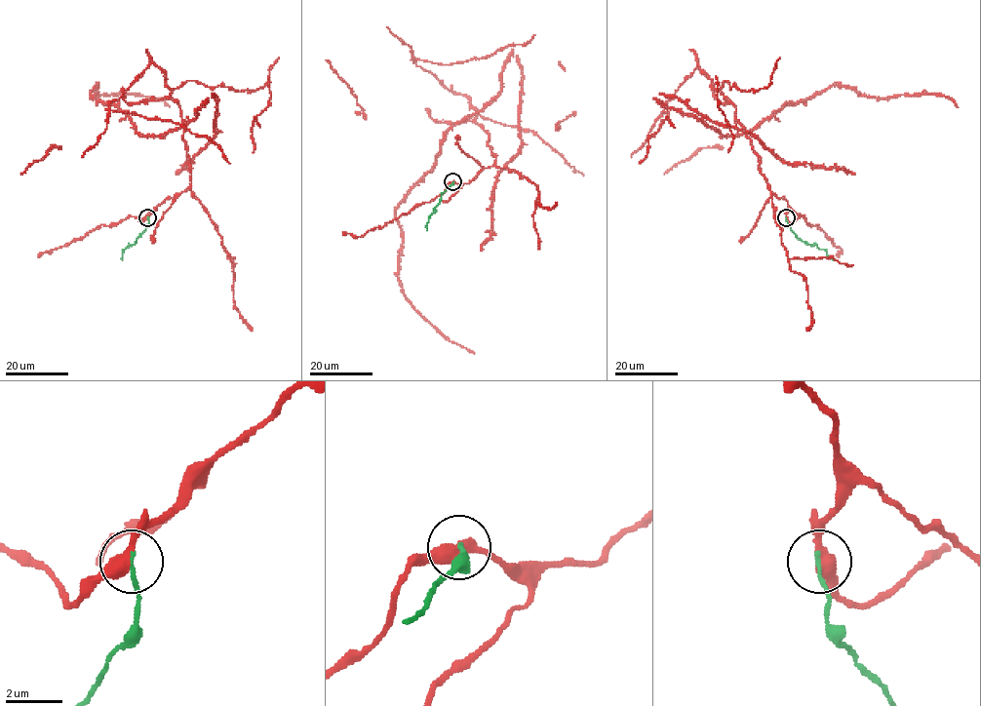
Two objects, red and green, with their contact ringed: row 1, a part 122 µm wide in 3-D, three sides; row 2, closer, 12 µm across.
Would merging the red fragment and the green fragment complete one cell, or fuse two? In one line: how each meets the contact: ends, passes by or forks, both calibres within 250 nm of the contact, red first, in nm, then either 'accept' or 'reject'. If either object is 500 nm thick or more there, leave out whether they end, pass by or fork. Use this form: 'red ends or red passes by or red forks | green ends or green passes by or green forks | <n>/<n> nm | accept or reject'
red passes by | green ends | 400/140 nm | reject

